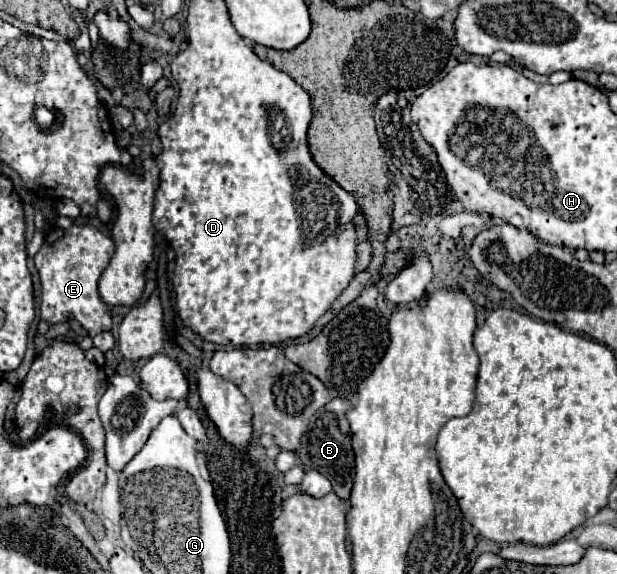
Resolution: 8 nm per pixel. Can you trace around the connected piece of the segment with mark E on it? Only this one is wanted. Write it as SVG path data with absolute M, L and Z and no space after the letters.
M72 225L70 229L54 229L52 233L48 233L44 245L34 255L34 263L42 283L40 319L50 325L76 319L90 333L90 337L110 331L112 317L108 305L100 299L98 279L108 267L112 253L112 239L92 225Z

